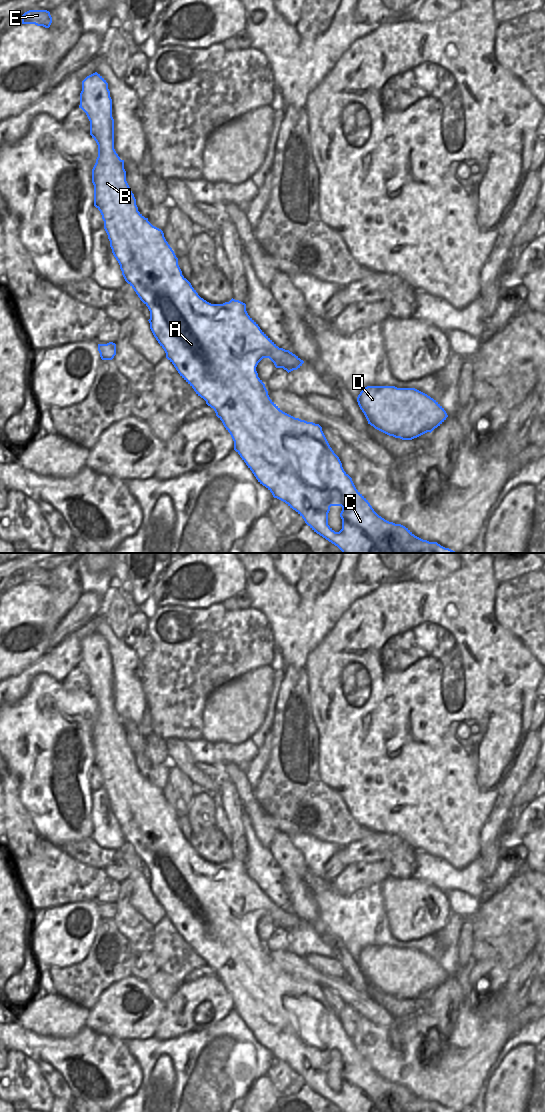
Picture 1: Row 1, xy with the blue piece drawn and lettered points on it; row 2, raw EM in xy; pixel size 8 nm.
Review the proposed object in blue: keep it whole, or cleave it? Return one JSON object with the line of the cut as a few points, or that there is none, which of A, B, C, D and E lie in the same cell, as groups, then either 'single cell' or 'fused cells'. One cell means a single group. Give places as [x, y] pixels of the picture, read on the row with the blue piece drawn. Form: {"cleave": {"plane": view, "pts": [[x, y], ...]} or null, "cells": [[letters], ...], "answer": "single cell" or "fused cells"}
{"cleave": null, "cells": [["A", "B", "C", "D", "E"]], "answer": "single cell"}

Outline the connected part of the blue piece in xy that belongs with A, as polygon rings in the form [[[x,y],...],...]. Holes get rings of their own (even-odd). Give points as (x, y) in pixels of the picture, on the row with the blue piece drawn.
[[[97,72],[87,76],[82,81],[82,91],[80,93],[80,105],[87,115],[90,121],[90,135],[96,141],[98,145],[98,157],[96,163],[92,169],[92,183],[94,185],[94,206],[100,211],[102,219],[104,221],[104,229],[108,235],[110,241],[110,247],[112,253],[120,265],[122,275],[125,281],[134,289],[140,300],[148,307],[150,311],[150,329],[166,353],[166,358],[174,365],[180,376],[194,389],[196,394],[206,401],[206,404],[214,409],[216,416],[222,421],[226,430],[230,433],[234,441],[234,450],[240,455],[242,460],[246,463],[248,468],[252,471],[256,479],[260,484],[265,486],[273,495],[285,502],[290,508],[295,510],[305,521],[305,523],[317,534],[337,546],[342,553],[457,553],[449,548],[445,548],[437,542],[429,542],[415,536],[408,528],[401,524],[395,524],[389,522],[379,516],[368,500],[356,489],[352,478],[344,471],[342,463],[339,457],[334,453],[330,447],[323,431],[319,424],[313,422],[307,422],[299,418],[295,418],[285,412],[283,412],[269,397],[265,384],[258,377],[256,367],[263,358],[269,358],[276,368],[283,368],[288,373],[297,370],[304,363],[298,356],[279,348],[258,326],[258,324],[248,315],[246,311],[246,304],[235,299],[231,299],[229,302],[223,304],[211,304],[201,298],[196,290],[192,287],[191,283],[182,275],[182,271],[178,265],[178,258],[174,251],[166,241],[164,233],[161,229],[153,226],[148,218],[145,218],[139,211],[136,205],[136,199],[132,193],[127,181],[126,171],[124,169],[124,160],[121,160],[114,149],[114,119],[112,117],[112,99],[110,97],[110,91],[108,89],[108,83]],[[331,506],[341,506],[342,511],[340,517],[342,519],[342,529],[339,532],[335,532],[328,525],[328,513]]]

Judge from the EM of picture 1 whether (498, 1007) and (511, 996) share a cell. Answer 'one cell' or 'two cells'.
two cells

